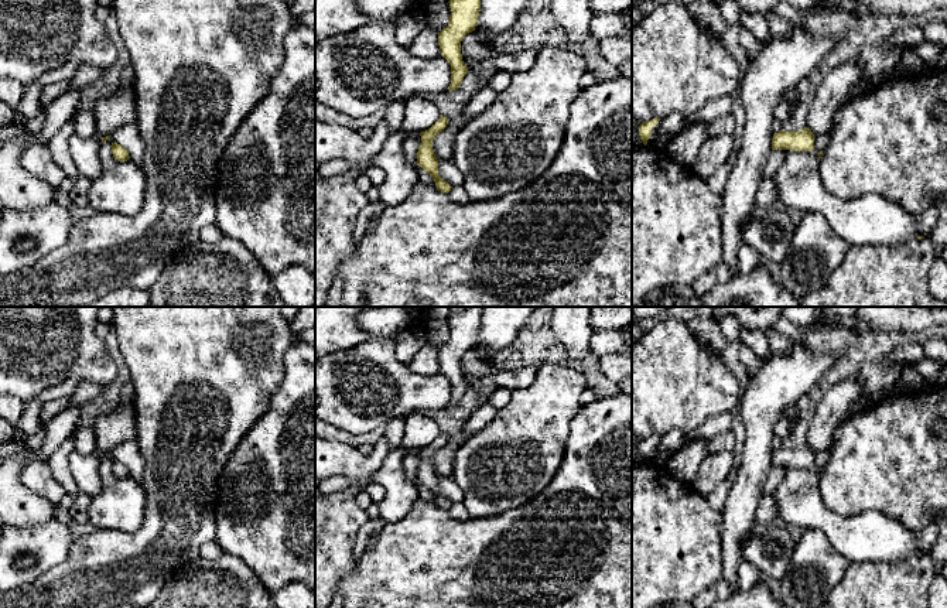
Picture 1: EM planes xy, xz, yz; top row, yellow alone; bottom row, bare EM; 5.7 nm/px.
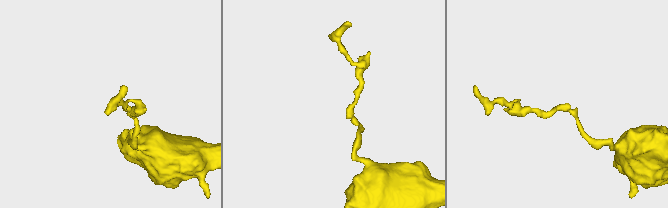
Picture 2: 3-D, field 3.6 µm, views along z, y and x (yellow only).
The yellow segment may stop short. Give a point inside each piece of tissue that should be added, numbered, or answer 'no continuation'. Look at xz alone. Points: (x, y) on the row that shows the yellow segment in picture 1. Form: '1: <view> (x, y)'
no continuation

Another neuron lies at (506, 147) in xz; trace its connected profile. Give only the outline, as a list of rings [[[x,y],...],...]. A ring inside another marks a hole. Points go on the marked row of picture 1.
[[[541,47],[537,49],[533,66],[524,72],[513,74],[509,86],[459,130],[451,161],[461,171],[462,187],[471,201],[505,197],[530,185],[544,174],[564,144],[570,107],[582,90],[580,81],[584,74],[587,74],[587,62],[578,54],[558,47]]]

